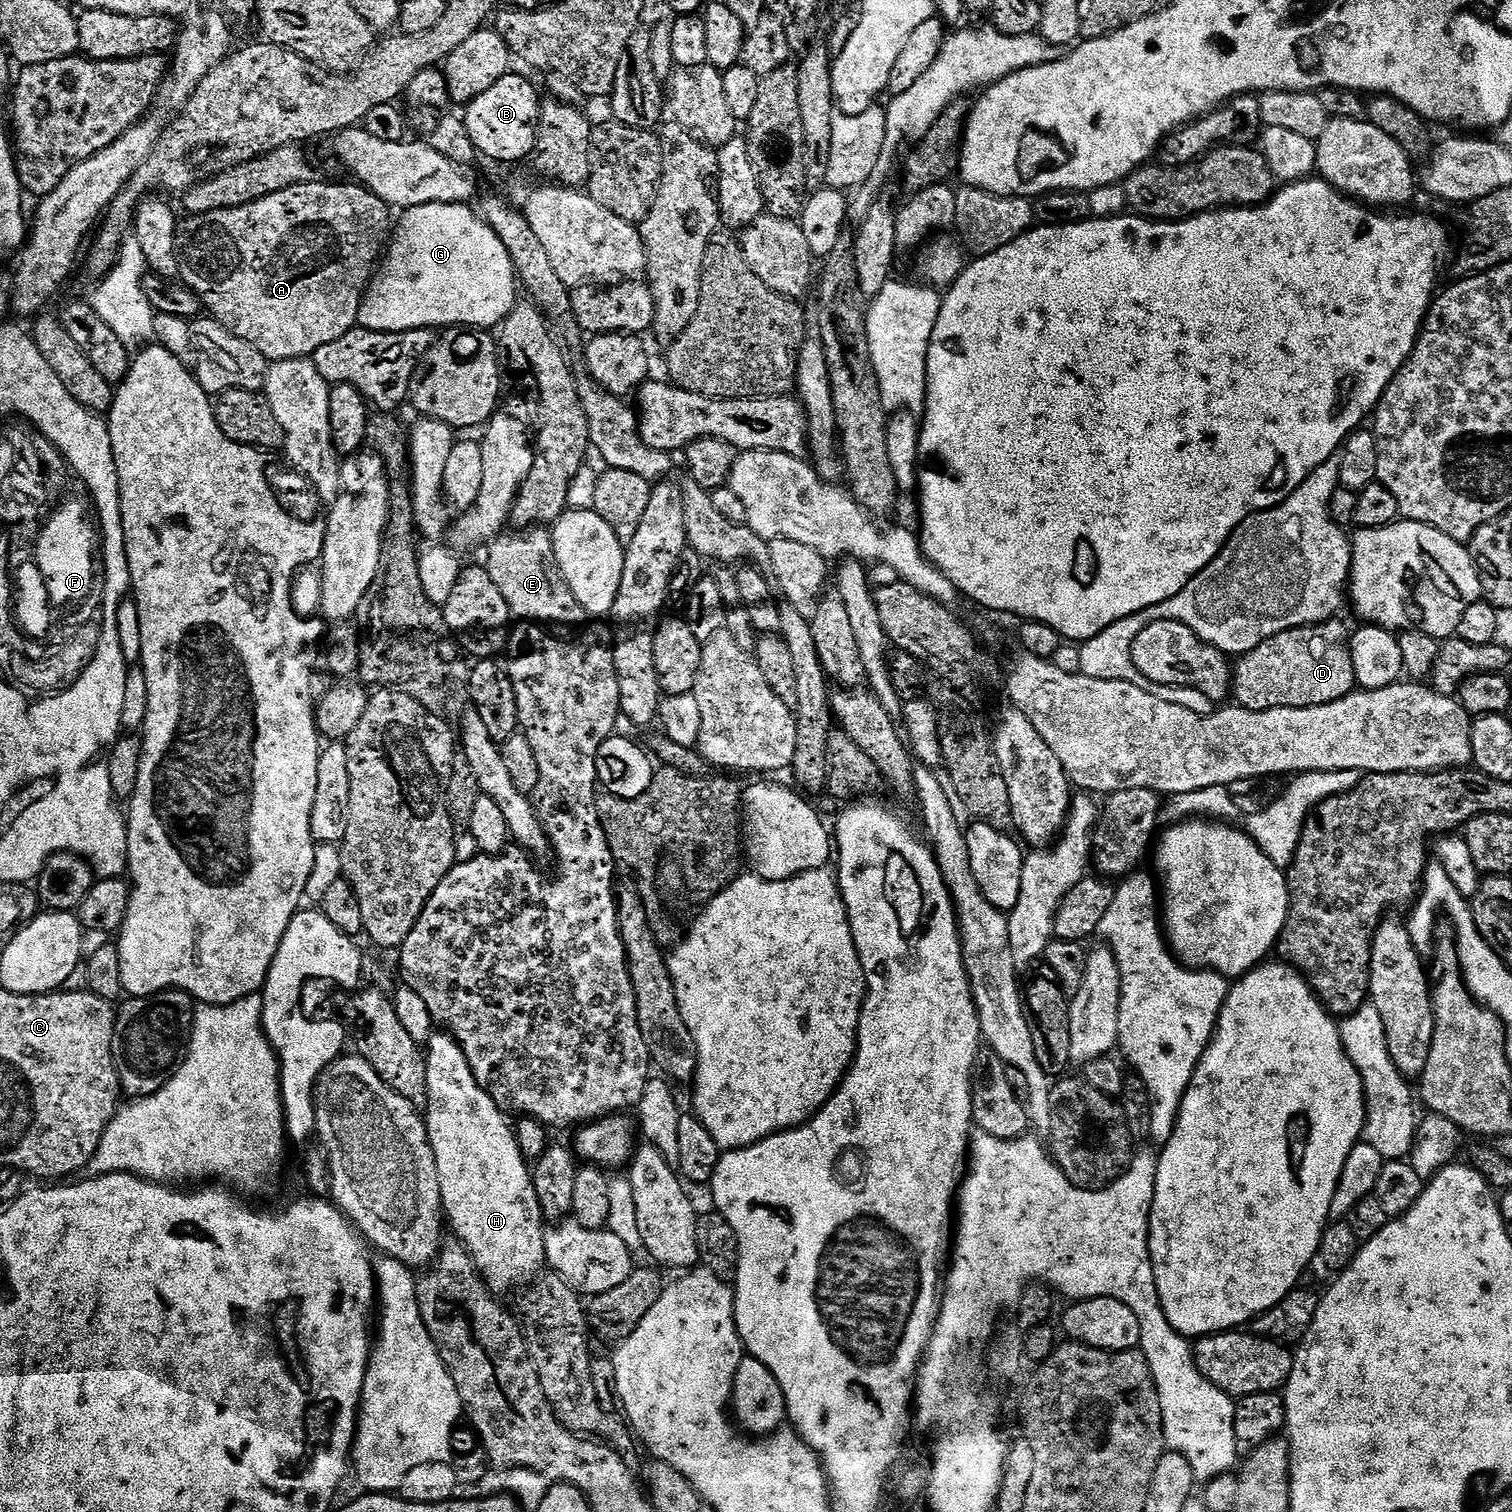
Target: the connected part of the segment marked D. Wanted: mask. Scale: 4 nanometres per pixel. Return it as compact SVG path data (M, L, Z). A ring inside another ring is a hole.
M1333 618L1306 628L1291 628L1266 638L1235 661L1232 692L1235 703L1261 712L1275 708L1309 708L1338 702L1357 691L1350 628Z

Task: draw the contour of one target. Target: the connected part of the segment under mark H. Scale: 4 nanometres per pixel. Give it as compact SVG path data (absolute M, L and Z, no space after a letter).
M450 1034L433 1035L426 1045L426 1082L428 1083L428 1107L426 1123L428 1140L432 1143L438 1166L440 1203L447 1223L456 1231L455 1239L467 1248L476 1269L493 1293L512 1292L523 1289L541 1275L545 1267L544 1234L540 1203L532 1185L532 1173L526 1157L520 1150L513 1125L507 1124L505 1113L478 1086L466 1062L466 1054Z

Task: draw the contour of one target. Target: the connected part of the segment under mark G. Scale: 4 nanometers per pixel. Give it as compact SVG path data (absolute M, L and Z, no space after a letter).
M423 204L407 209L401 216L404 217L401 220L399 217L398 223L395 225L394 235L386 248L386 255L379 267L375 269L372 283L369 284L367 292L364 293L364 300L358 310L359 327L369 328L371 332L405 332L415 328L440 330L445 326L471 326L476 330L488 330L499 325L500 321L518 302L518 296L516 296L518 277L516 267L512 265L512 259L506 246L502 246L502 238L498 238L498 234L484 221L484 217L478 214L477 209L468 204Z

